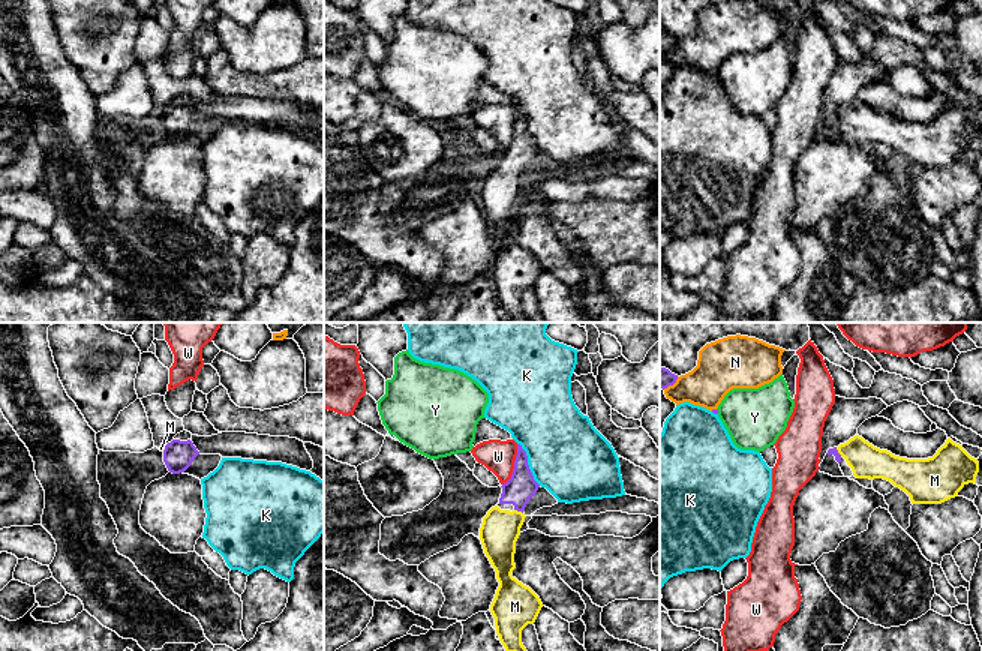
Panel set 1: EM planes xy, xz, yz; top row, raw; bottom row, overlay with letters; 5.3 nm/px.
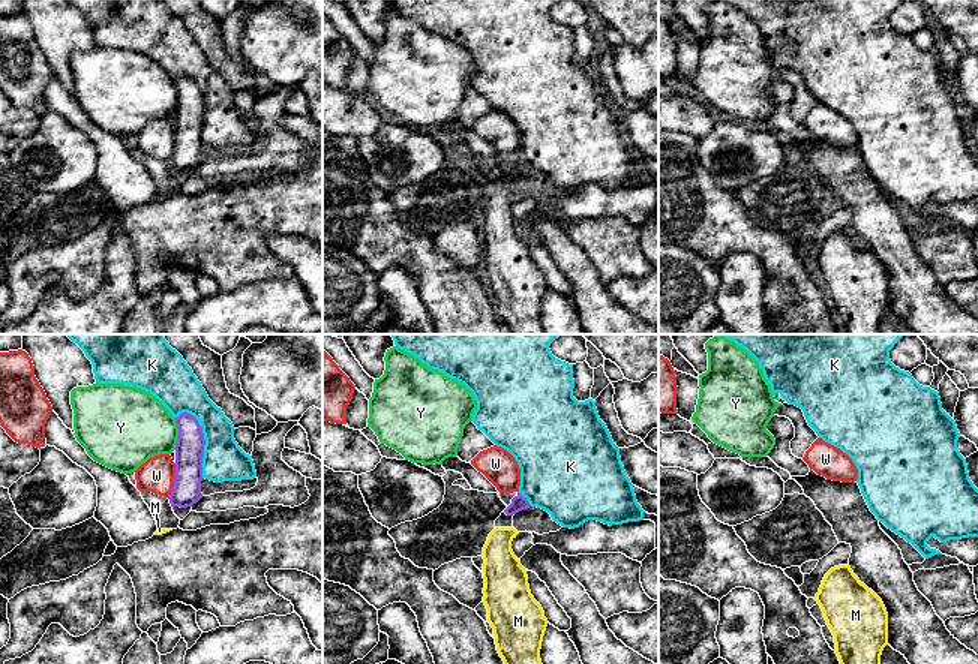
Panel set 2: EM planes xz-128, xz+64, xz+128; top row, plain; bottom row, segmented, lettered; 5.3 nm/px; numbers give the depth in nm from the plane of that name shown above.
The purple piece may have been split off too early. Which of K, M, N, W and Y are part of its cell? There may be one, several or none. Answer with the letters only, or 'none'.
M

